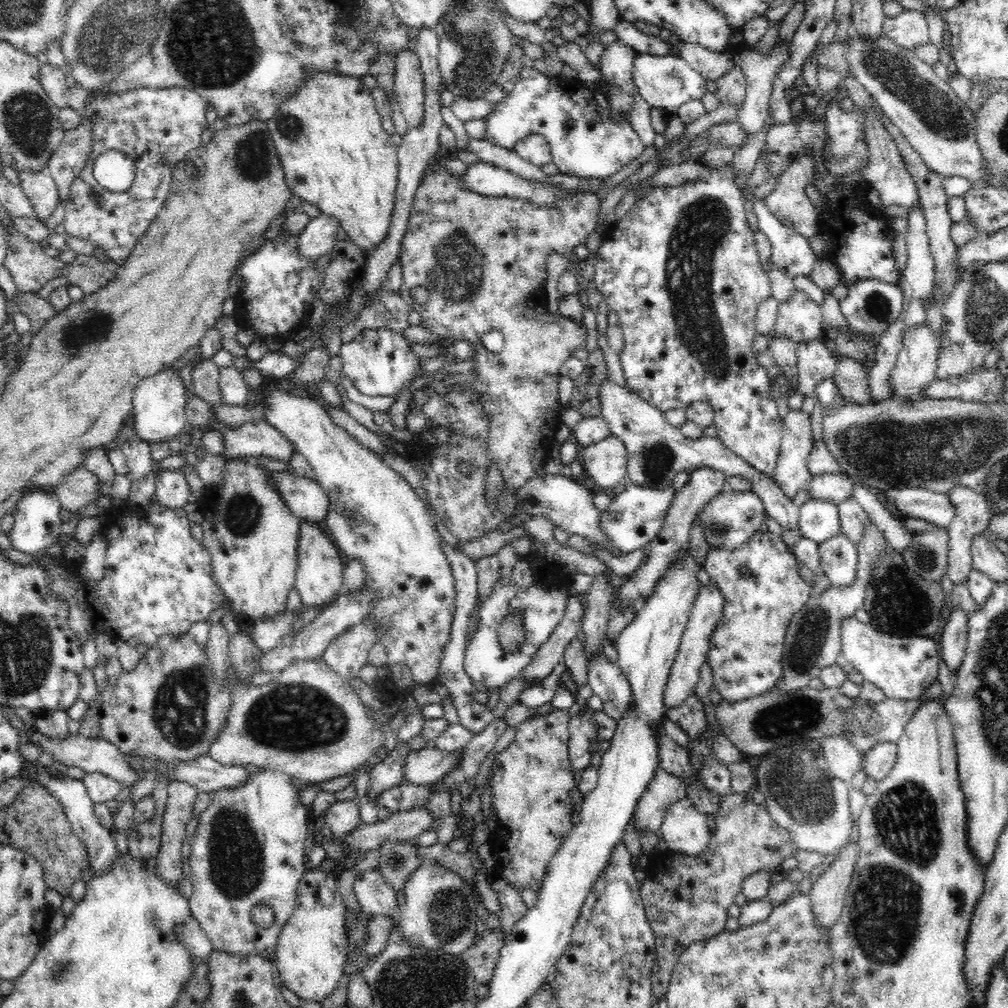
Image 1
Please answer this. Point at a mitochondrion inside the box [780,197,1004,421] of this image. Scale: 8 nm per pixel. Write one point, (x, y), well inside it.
(876, 307)

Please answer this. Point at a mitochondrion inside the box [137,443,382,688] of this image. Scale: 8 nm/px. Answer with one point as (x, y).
(243, 513)

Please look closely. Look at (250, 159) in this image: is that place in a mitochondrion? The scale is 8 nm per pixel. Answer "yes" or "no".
yes

